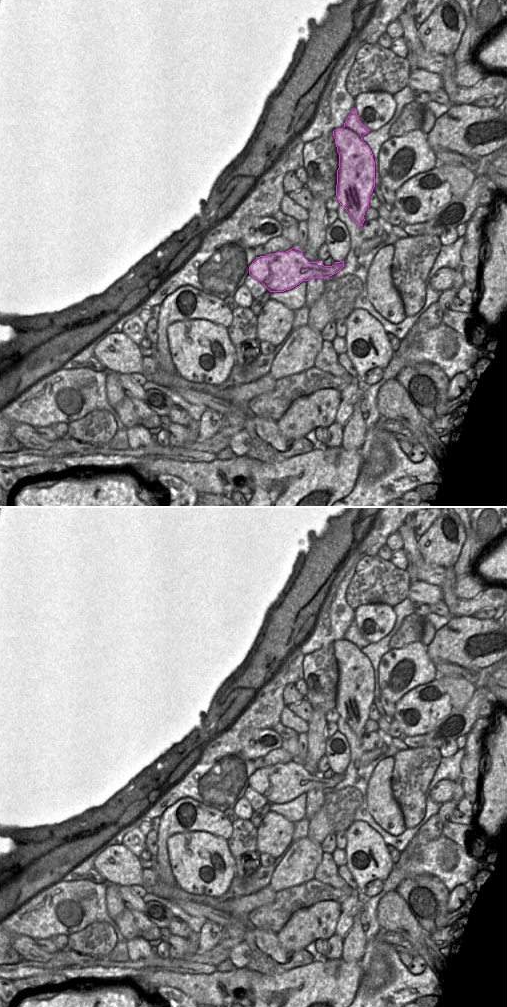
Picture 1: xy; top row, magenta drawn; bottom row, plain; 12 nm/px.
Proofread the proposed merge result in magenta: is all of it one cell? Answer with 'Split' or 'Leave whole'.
Split.

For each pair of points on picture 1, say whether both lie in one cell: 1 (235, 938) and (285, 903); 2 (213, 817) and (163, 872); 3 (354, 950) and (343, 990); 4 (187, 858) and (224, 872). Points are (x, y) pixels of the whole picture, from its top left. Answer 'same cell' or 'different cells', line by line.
1: different cells
2: same cell
3: different cells
4: same cell

